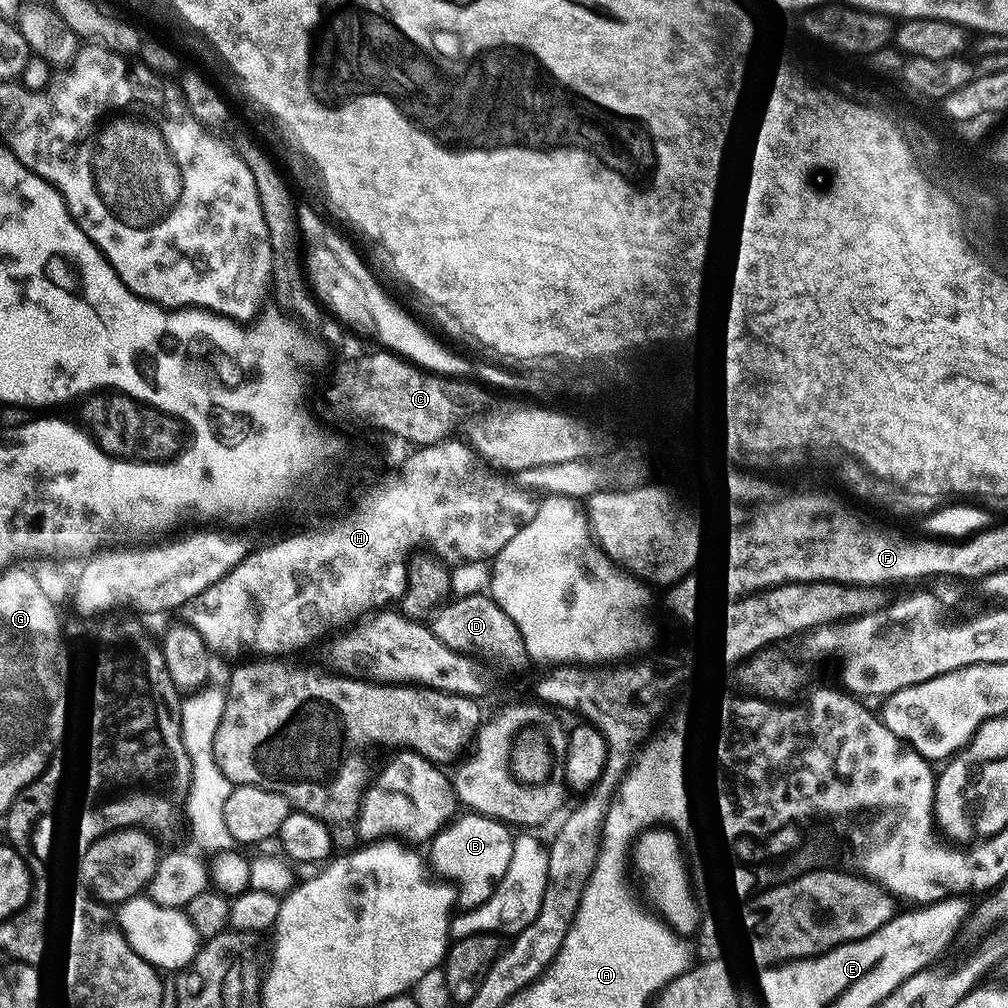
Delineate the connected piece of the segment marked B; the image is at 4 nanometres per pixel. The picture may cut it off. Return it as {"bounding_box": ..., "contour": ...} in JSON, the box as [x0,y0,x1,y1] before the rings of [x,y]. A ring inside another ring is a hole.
{"bounding_box":[430,810,514,909],"contour":[[[468,810],[463,814],[449,820],[432,837],[430,864],[439,877],[454,882],[458,889],[459,903],[469,909],[486,902],[486,898],[490,898],[494,882],[506,874],[506,866],[510,866],[510,854],[514,854],[514,832],[509,825],[500,820],[491,820],[478,812]]]}

